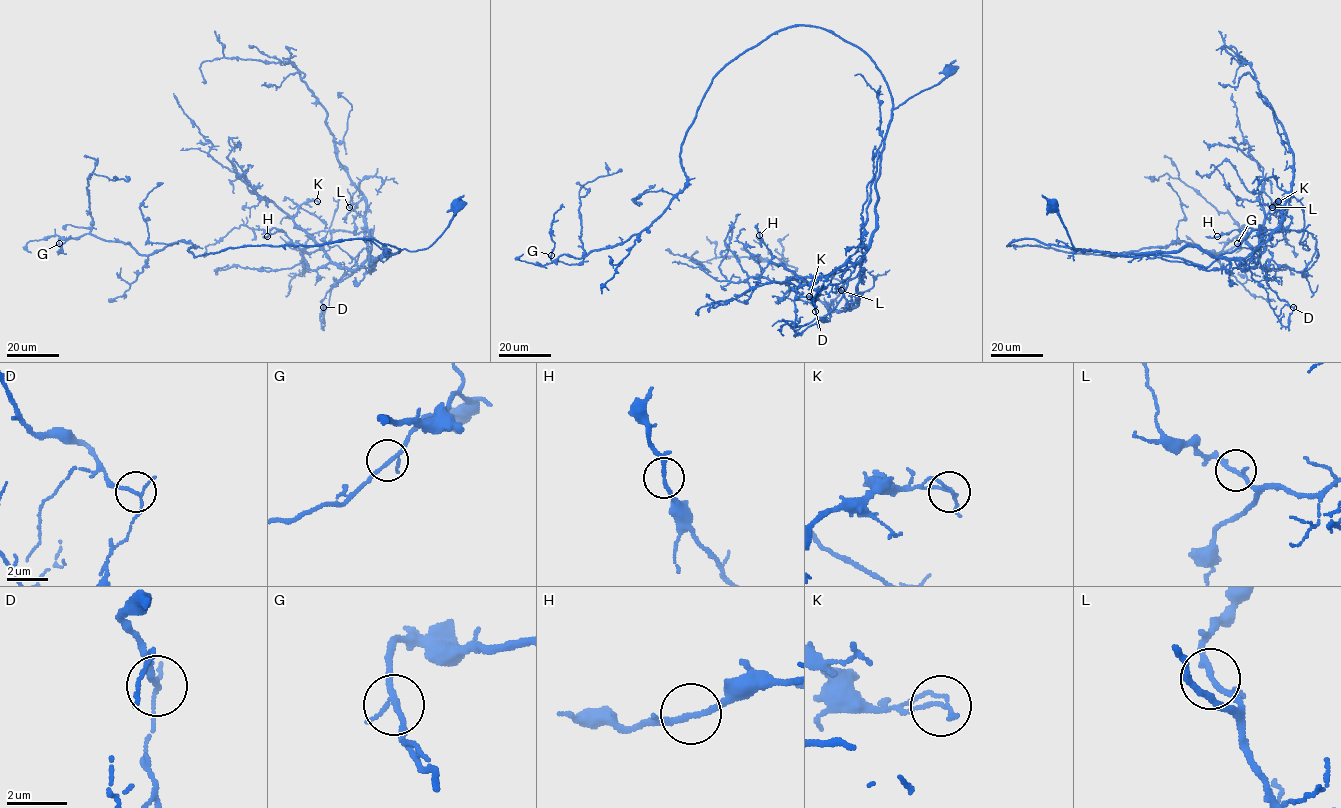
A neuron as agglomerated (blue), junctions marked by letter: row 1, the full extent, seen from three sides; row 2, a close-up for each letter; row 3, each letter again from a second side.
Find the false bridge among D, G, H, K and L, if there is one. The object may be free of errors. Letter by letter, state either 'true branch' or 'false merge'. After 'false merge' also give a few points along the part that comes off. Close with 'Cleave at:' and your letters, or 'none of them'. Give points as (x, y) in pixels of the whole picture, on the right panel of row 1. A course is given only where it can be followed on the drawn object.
D: false merge; course (1293, 307), (1266, 282), (1258, 256), (1240, 243), (1256, 230), (1310, 232), (1316, 240), (1303, 274), (1308, 275)
G: true branch
H: true branch
K: true branch
L: true branch
Cleave at: D

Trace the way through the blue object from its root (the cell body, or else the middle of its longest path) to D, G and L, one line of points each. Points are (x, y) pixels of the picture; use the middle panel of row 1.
D: (951, 70), (892, 110), (876, 182), (871, 246), (853, 266), (828, 276), (813, 304), (815, 311)
G: (951, 70), (893, 108), (859, 48), (777, 31), (712, 79), (659, 216), (551, 255)
L: (951, 70), (941, 81), (891, 111), (876, 182), (875, 231), (860, 262), (858, 304), (848, 307), (841, 291)

